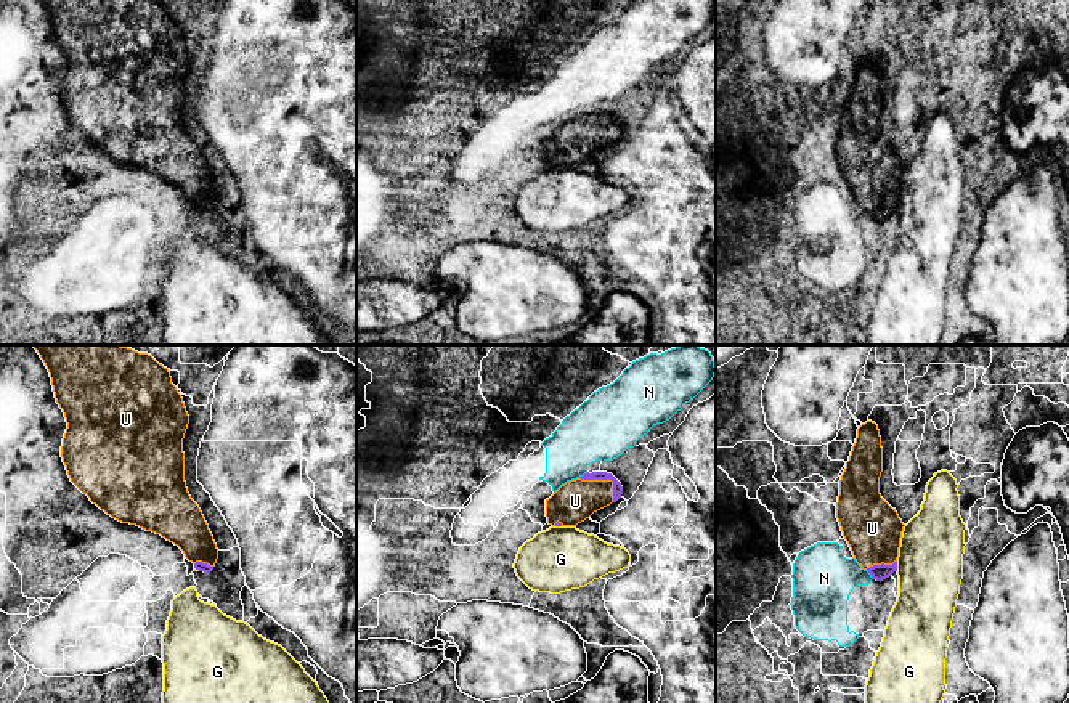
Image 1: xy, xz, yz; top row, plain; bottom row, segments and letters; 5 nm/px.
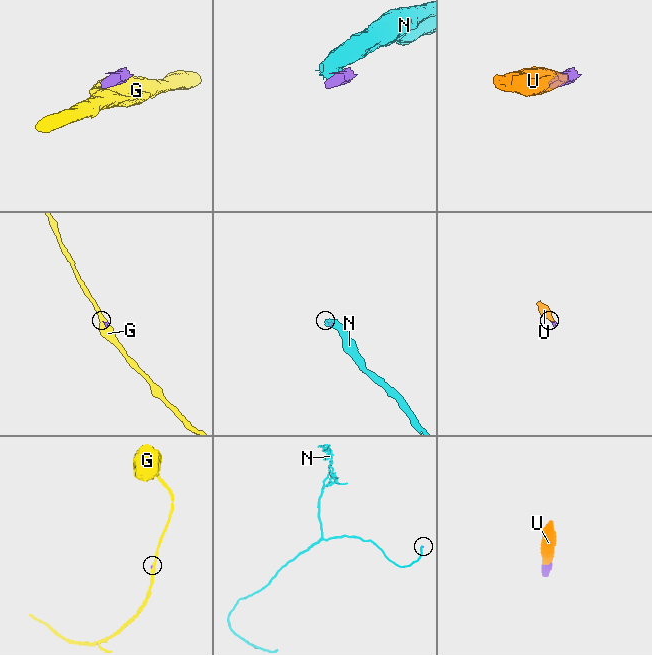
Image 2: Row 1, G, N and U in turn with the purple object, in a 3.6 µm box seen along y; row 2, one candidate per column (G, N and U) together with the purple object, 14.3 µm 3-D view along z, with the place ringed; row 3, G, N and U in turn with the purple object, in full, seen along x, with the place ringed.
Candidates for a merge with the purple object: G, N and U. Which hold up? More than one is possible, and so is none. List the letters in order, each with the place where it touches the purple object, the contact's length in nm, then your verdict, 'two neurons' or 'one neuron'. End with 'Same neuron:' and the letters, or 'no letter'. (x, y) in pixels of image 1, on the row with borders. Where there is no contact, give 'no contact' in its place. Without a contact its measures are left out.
G: contact yz (896, 567); length 50 nm; two neurons
N: contact xz (585, 474); length 60 nm; two neurons
U: contact xz (605, 479); length 220 nm; one neuron
Same neuron: U

